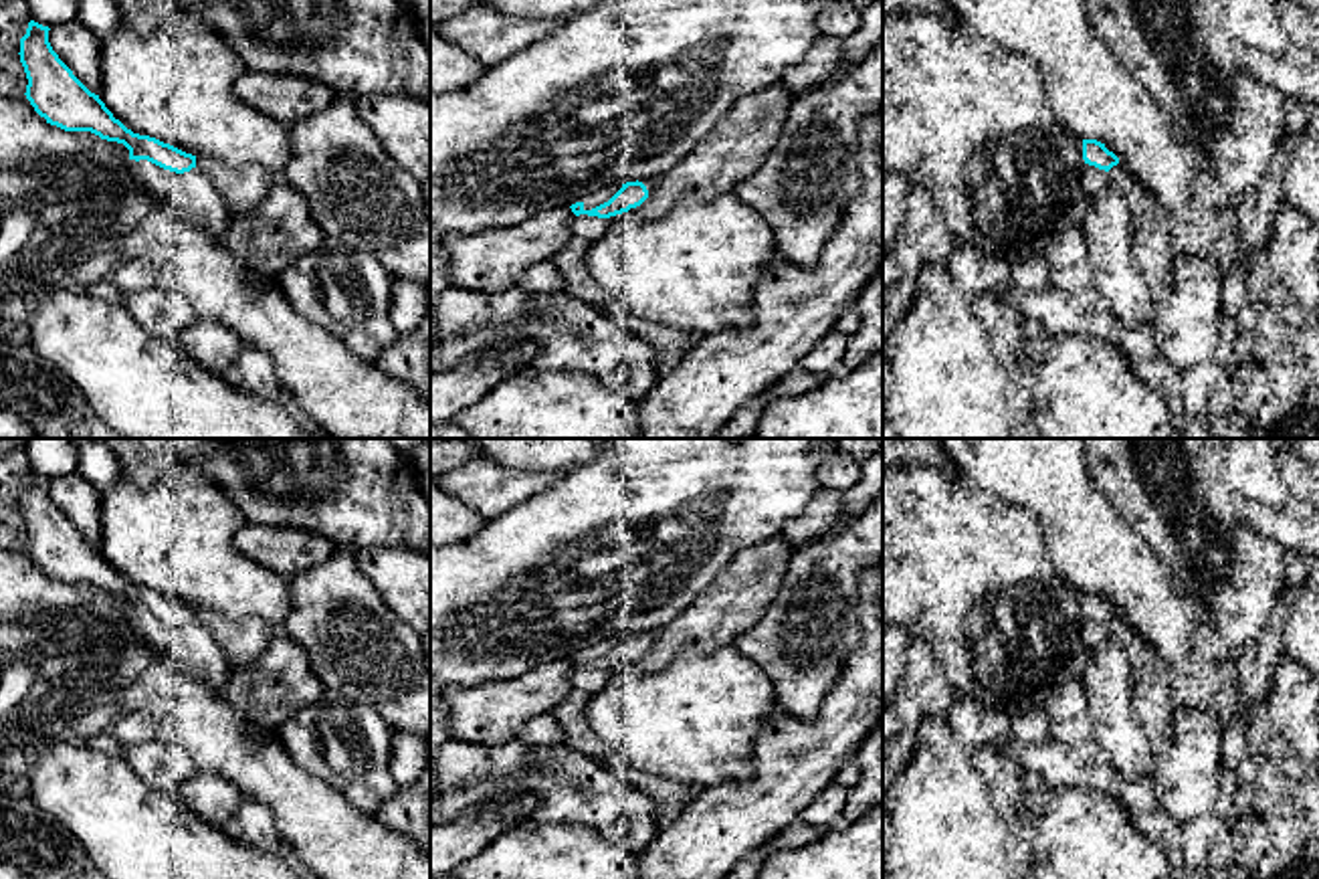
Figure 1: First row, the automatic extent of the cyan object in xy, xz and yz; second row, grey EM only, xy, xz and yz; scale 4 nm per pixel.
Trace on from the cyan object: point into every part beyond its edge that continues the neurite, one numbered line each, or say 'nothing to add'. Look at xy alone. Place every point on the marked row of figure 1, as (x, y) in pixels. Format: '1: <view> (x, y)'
1: xy (192, 192)

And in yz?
1: yz (1093, 178)

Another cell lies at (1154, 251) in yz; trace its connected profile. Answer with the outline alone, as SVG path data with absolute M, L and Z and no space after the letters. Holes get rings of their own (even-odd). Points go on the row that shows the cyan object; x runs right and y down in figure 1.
M1113 166L1109 176L1111 182L1121 188L1131 208L1137 265L1153 299L1163 301L1172 293L1172 261L1176 257L1165 224L1155 210L1149 190L1145 190L1125 166Z

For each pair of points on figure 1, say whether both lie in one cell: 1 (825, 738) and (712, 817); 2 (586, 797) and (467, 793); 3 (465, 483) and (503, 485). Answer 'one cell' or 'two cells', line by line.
1: one cell
2: one cell
3: one cell

